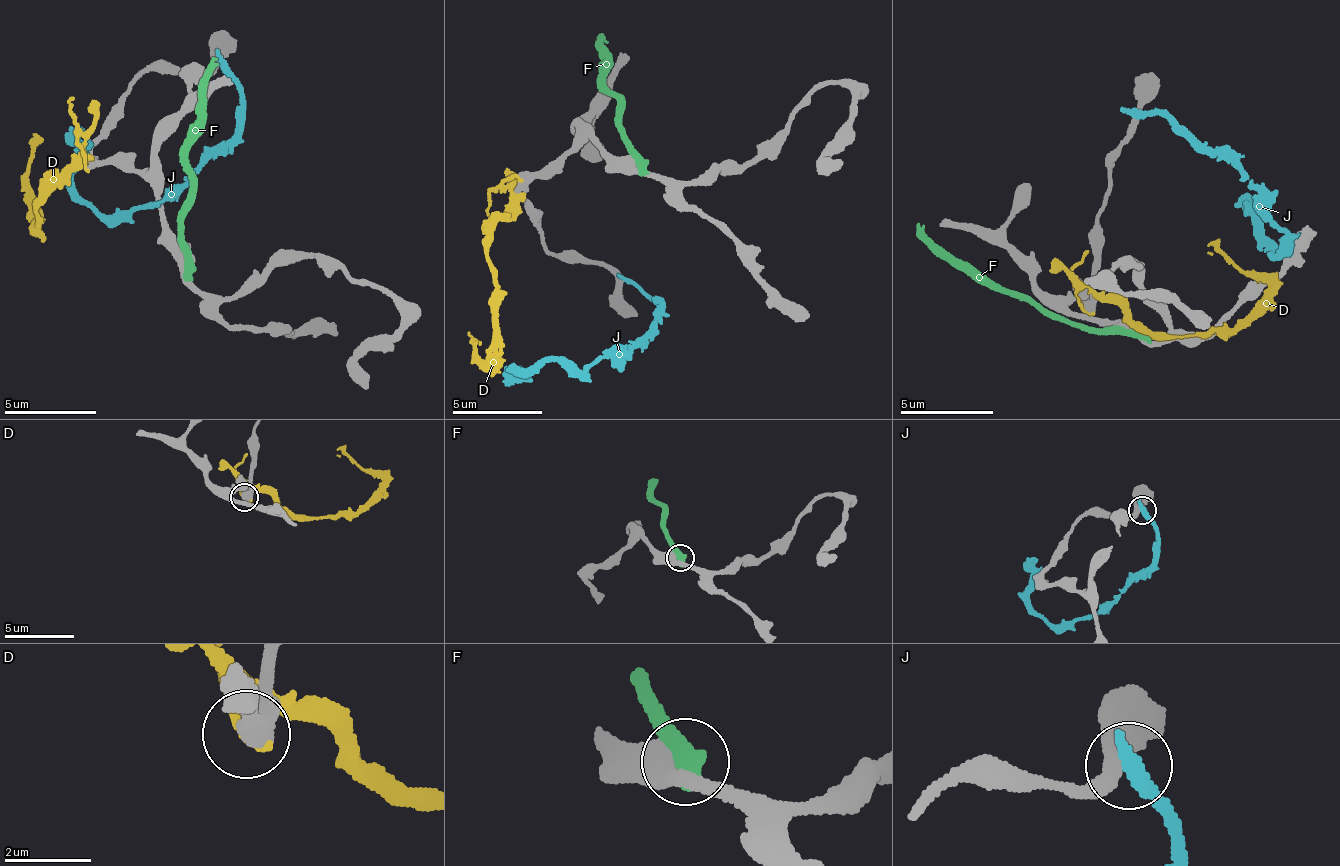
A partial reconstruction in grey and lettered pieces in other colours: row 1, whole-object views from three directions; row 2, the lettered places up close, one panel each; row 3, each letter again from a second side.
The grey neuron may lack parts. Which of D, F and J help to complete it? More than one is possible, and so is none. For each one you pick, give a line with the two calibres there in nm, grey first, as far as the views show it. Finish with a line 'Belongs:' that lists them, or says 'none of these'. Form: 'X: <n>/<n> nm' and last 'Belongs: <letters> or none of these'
Belongs: none of these

